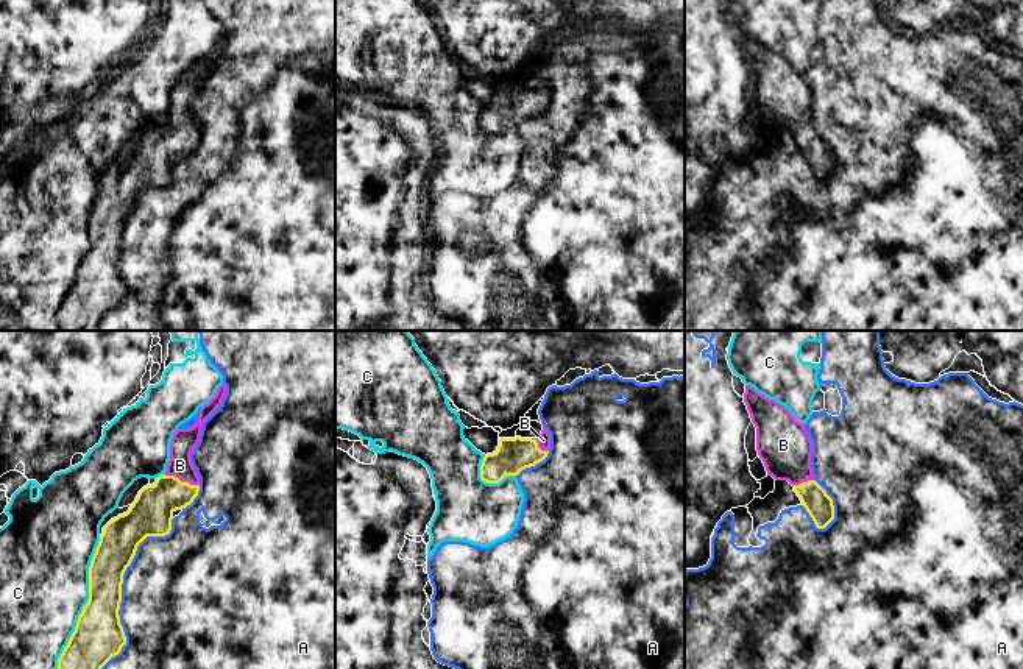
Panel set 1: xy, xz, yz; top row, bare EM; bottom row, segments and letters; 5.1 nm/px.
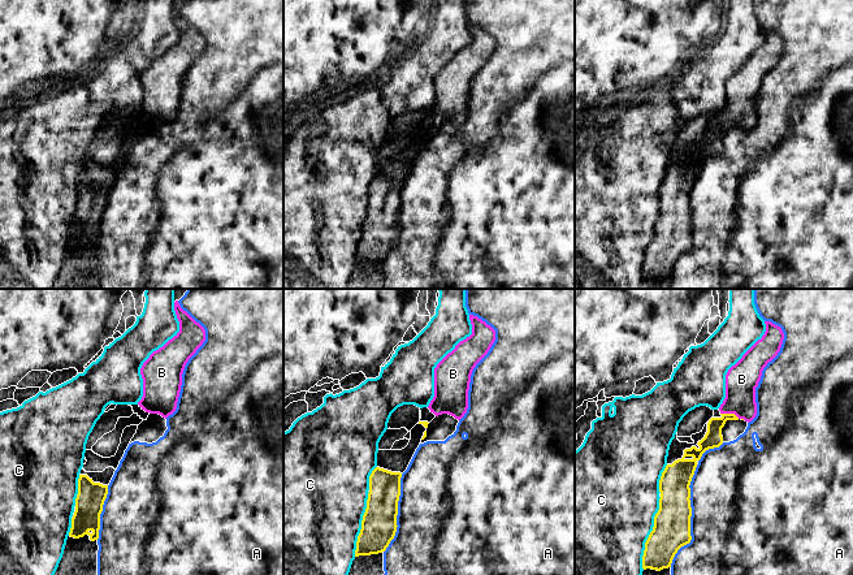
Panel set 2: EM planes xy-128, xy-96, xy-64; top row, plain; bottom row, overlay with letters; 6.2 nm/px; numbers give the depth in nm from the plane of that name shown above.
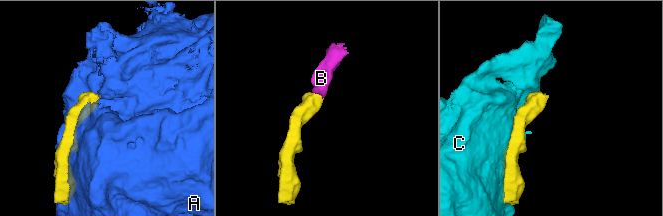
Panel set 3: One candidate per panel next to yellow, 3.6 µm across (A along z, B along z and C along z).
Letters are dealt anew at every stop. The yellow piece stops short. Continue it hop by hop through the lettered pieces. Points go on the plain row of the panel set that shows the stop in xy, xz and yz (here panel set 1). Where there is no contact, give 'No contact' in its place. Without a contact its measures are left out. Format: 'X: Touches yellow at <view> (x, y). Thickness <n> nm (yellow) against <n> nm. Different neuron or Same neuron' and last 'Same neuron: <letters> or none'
A: Touches yellow at xy (120, 242). Thickness 260 nm (yellow) against 500 nm. Different neuron
B: Touches yellow at xy (180, 131). Thickness 220 nm (yellow) against 130 nm. Same neuron
C: Touches yellow at xy (83, 259). Thickness 260 nm (yellow) against 460 nm. Different neuron
Same neuron: B

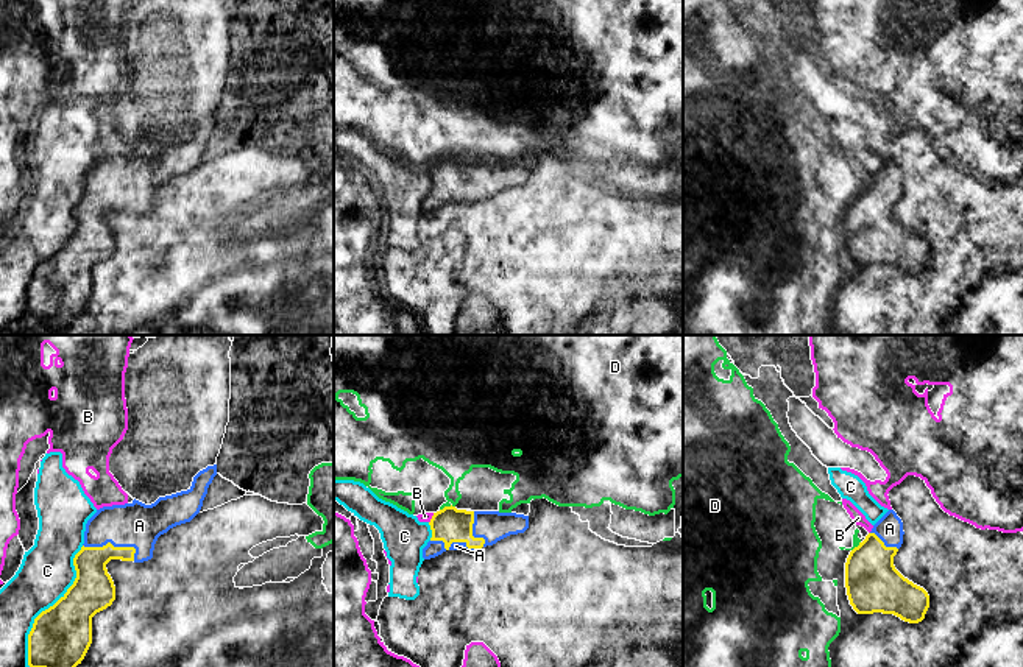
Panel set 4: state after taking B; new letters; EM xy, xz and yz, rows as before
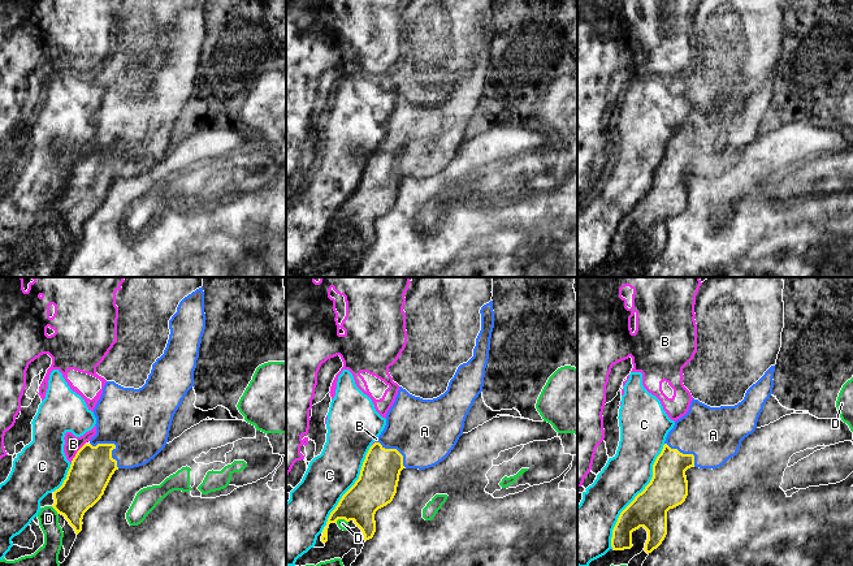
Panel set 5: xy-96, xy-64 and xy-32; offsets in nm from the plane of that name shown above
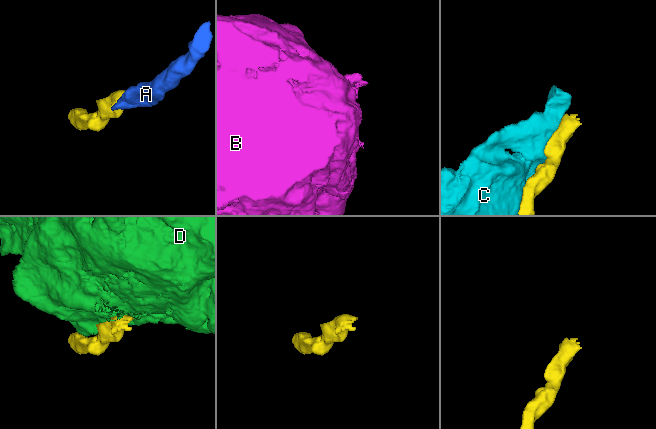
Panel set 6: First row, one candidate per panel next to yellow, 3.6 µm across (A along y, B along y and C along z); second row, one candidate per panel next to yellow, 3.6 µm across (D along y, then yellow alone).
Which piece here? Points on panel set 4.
A: Touches yellow at xy (113, 197). Thickness 220 nm (yellow) against 240 nm. Same neuron
B: Touches yellow at xz (432, 169). Thickness 180 nm (yellow) against 50 nm. Different neuron
C: Touches yellow at xy (50, 257). Thickness 300 nm (yellow) against 280 nm. Different neuron
D: Touches yellow at xz (446, 158). Thickness 180 nm (yellow) against 180 nm. Different neuron
Same neuron: A

